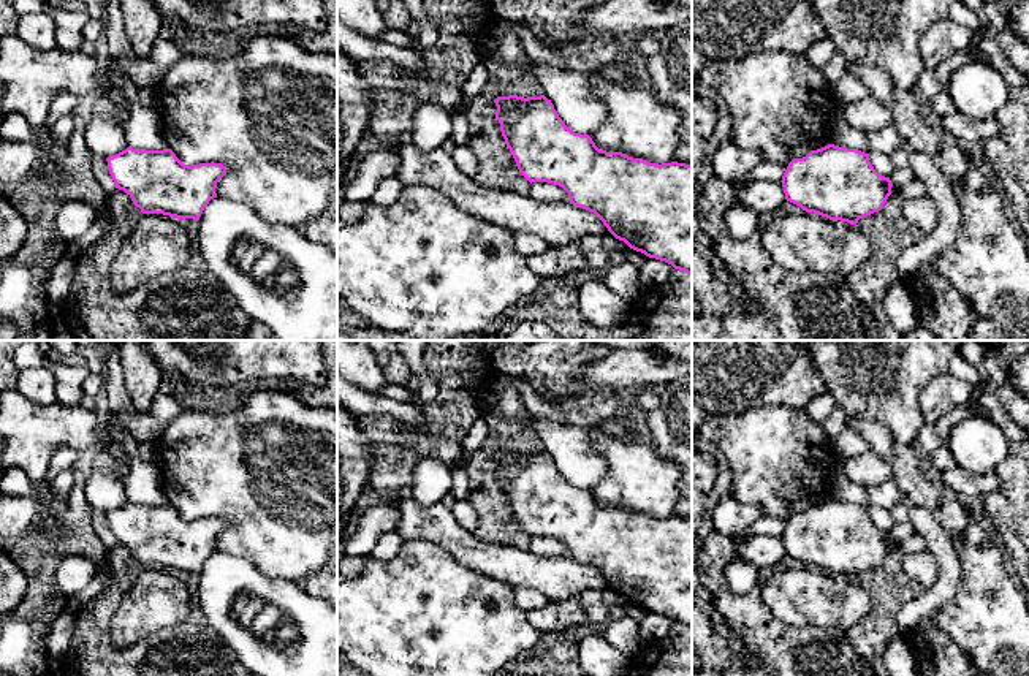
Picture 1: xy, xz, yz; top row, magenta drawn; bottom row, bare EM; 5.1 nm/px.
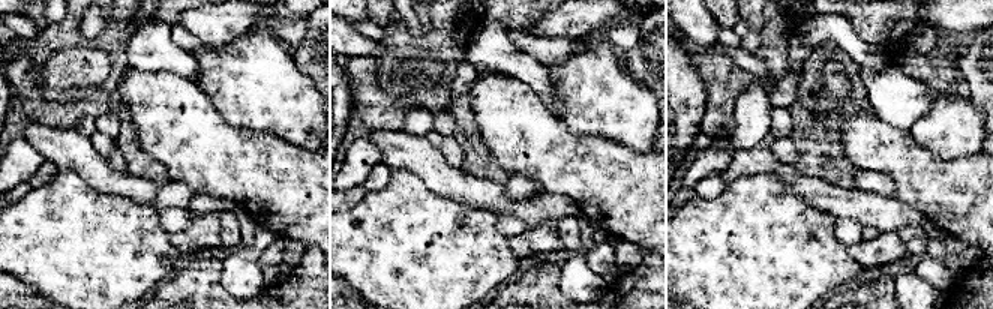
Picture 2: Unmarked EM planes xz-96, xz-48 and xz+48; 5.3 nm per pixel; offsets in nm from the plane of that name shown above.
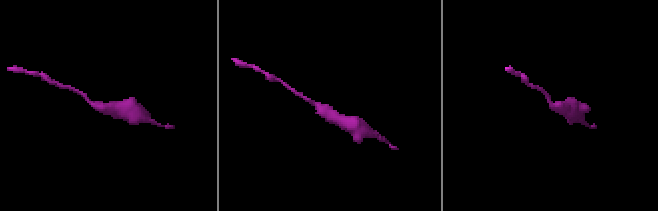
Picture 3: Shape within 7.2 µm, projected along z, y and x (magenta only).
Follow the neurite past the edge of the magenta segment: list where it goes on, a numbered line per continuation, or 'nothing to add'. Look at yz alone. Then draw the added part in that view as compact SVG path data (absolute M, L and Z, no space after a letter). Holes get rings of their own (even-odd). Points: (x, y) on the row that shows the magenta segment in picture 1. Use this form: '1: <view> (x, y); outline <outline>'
nothing to add

